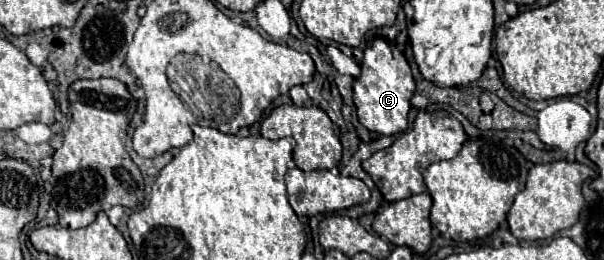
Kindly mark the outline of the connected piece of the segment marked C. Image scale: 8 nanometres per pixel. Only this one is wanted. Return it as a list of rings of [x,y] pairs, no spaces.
[[[375,38],[371,44],[365,48],[365,58],[361,64],[361,76],[357,78],[363,88],[353,88],[353,100],[357,106],[357,116],[359,122],[369,128],[371,132],[379,132],[383,136],[393,136],[401,134],[409,128],[407,114],[411,108],[411,96],[415,92],[415,80],[411,76],[411,68],[405,60],[405,56],[399,52],[399,48],[385,40],[385,38]]]

